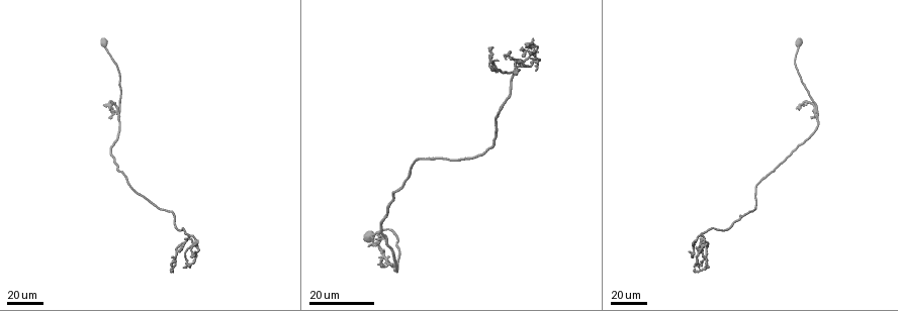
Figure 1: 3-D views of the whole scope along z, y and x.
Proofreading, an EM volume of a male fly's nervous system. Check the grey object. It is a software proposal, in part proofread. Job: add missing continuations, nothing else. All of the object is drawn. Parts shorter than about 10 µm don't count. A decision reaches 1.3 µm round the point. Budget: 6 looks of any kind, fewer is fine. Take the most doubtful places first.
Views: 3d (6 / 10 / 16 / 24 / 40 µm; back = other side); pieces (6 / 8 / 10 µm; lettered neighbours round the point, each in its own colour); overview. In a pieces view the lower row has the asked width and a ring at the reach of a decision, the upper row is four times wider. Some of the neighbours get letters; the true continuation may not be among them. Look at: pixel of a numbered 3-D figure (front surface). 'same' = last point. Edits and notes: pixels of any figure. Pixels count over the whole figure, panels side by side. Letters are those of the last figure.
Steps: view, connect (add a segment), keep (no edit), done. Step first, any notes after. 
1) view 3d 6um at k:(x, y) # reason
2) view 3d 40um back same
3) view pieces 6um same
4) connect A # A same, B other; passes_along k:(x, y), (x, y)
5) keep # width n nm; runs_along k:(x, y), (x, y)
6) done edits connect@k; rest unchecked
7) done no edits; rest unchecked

view 3d 24um at 1:(172, 264) # branch stops here

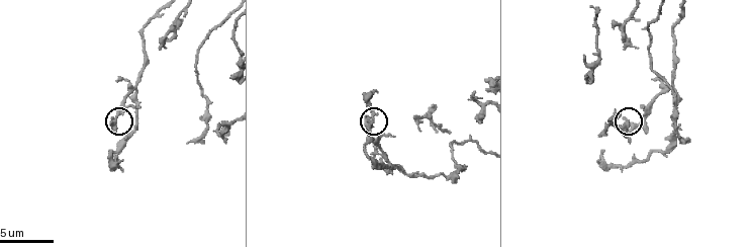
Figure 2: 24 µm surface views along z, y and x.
view pieces 8um at 2:(370, 117) # see the neighbours

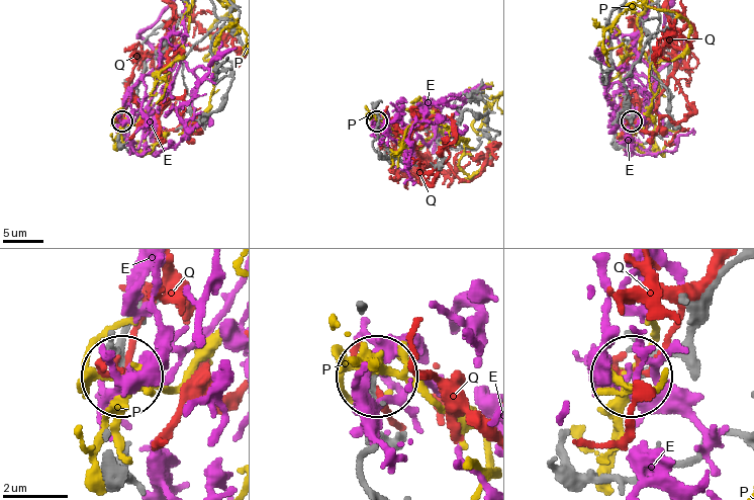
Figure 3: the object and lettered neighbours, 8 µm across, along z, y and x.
keep # width 230 nm; E other, P other, Q other; no lettered segment goes on from it

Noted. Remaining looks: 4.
view 3d 10um at 2:(187, 141) # tapers out

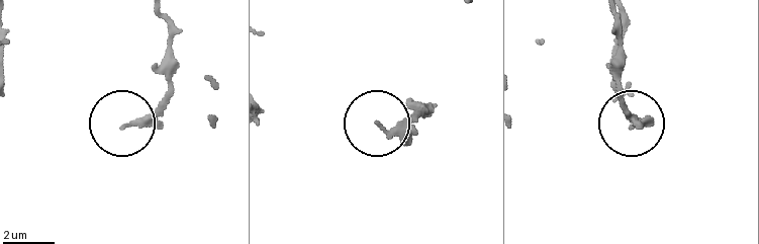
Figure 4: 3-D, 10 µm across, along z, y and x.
view pieces 6um at 4:(378, 123)

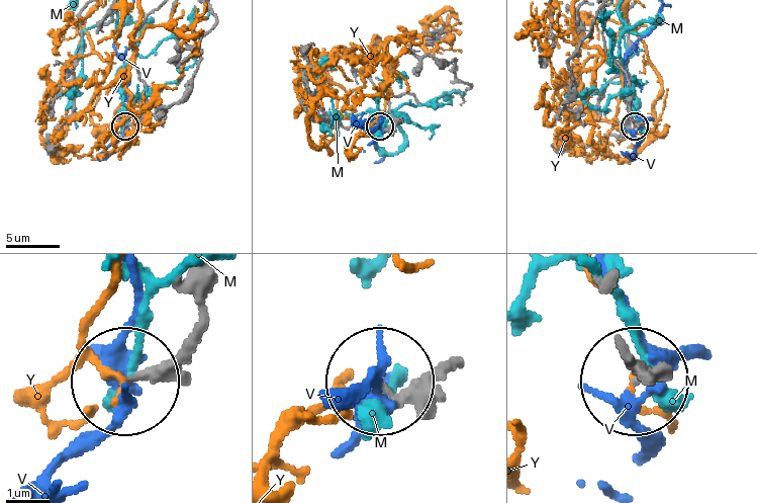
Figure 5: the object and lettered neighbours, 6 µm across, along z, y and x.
keep # M other, V other, Y other; runs_along 5:(455, 360), (414, 386), (385, 386); no lettered segment goes on from it

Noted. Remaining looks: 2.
view pieces 8um at 2:(629, 141) # end of a long branch

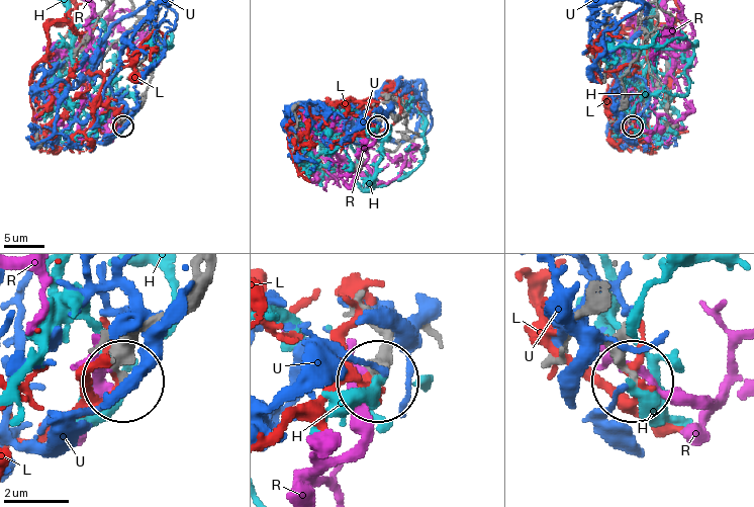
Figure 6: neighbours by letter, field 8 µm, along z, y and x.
keep # width 220 nm; H other, L other, R other, U other; runs_along 6:(592, 296), (578, 320), (633, 374); no lettered segment goes on from it

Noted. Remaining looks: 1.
done no edits; rest unchecked

